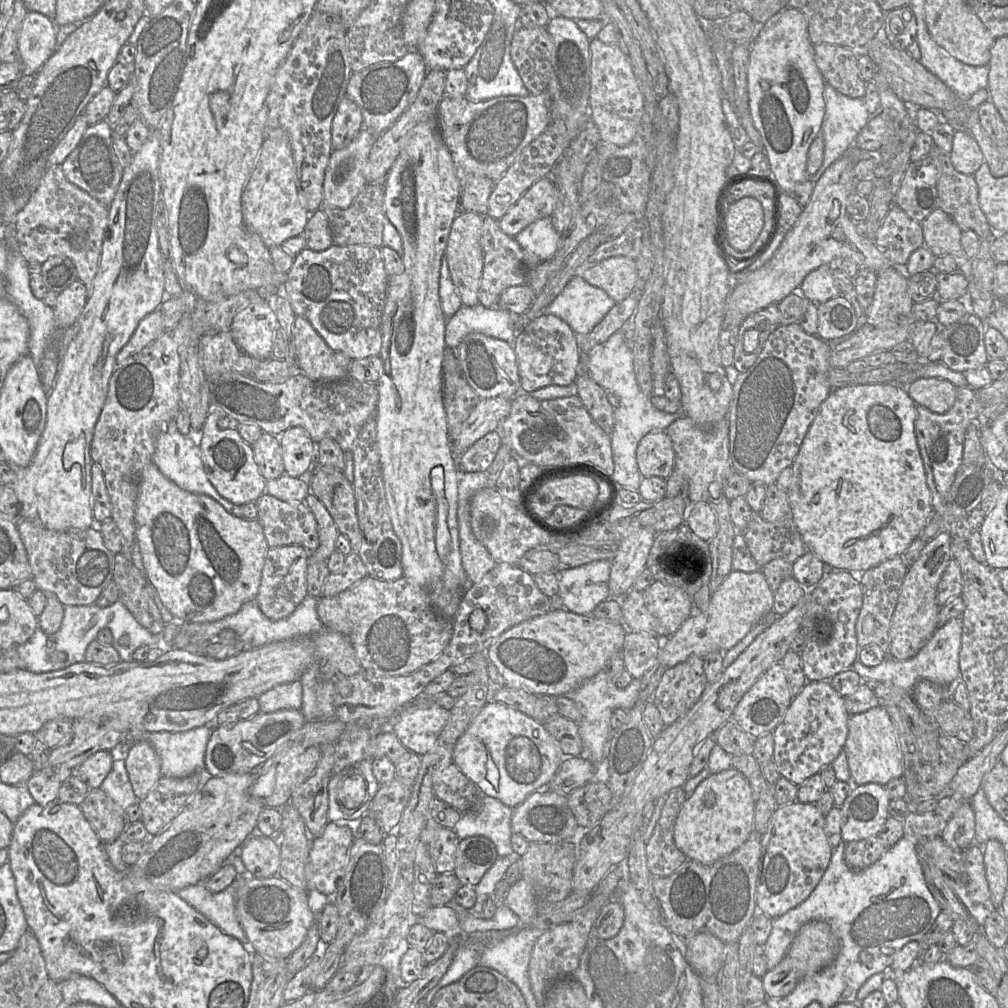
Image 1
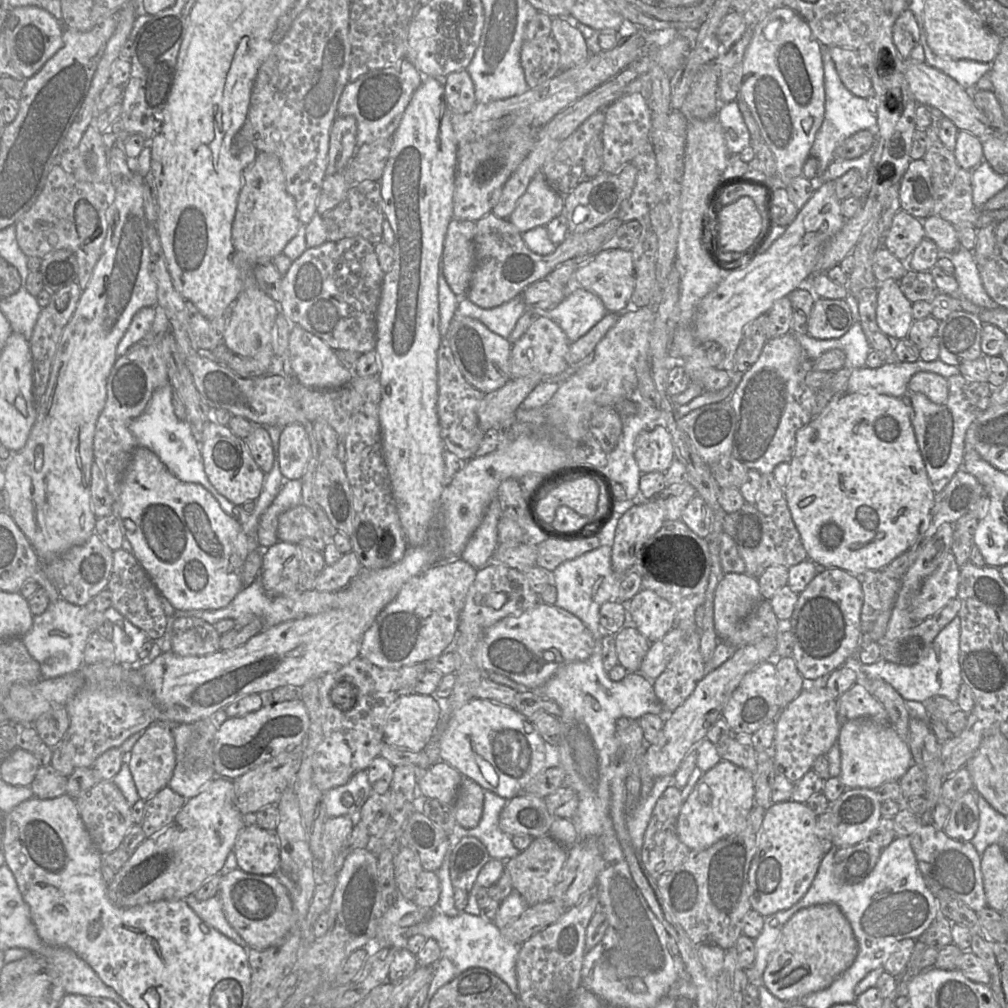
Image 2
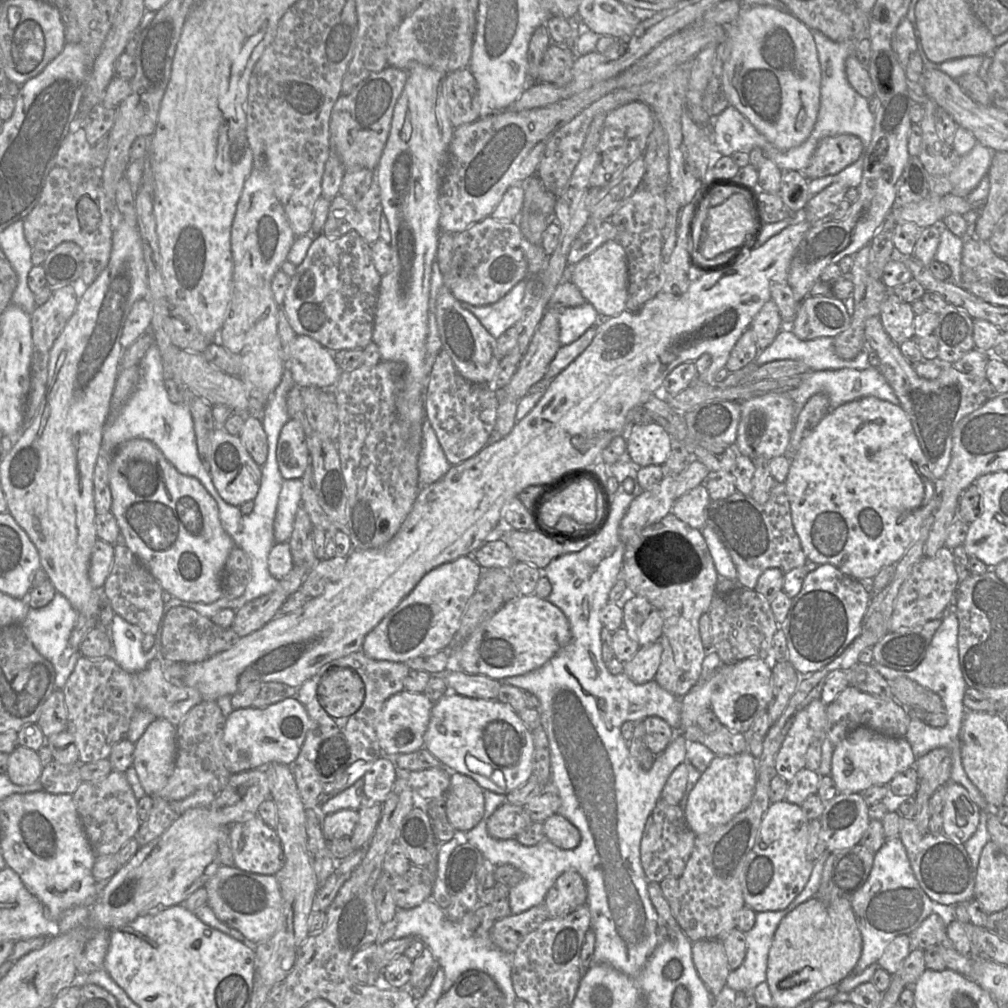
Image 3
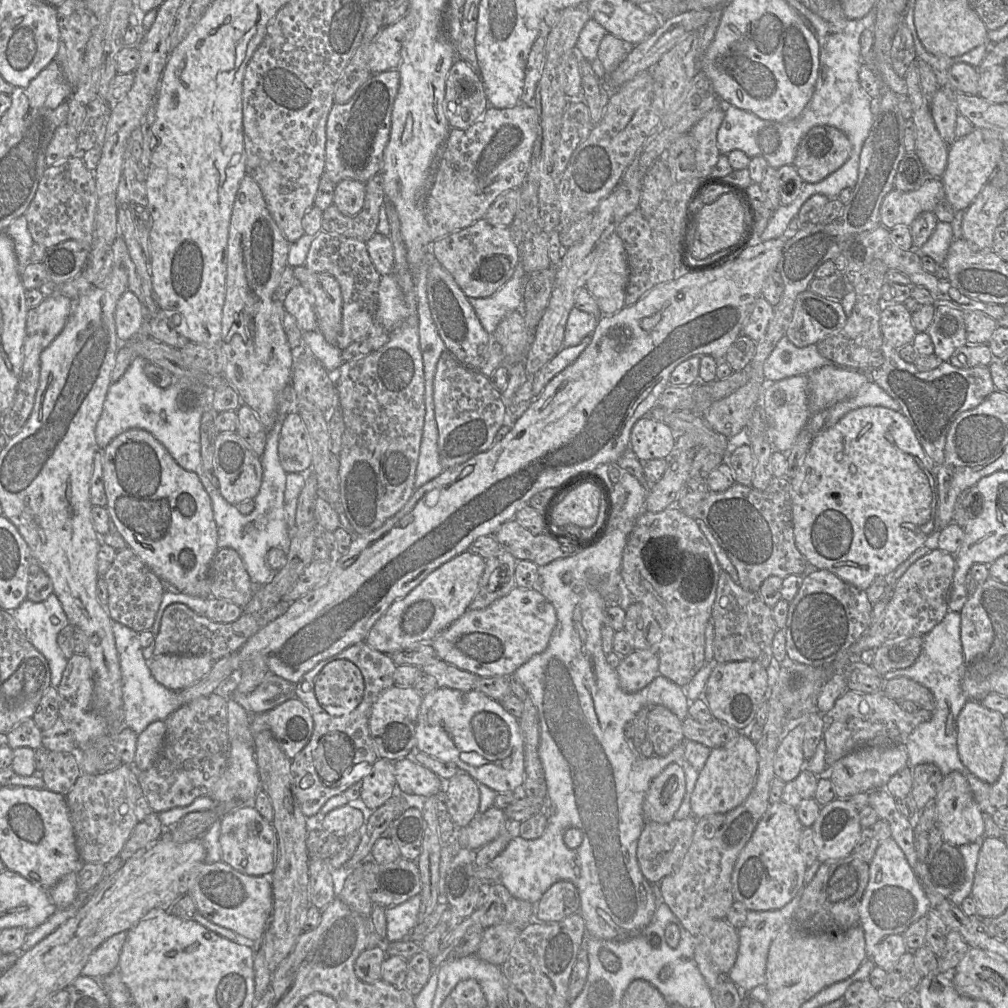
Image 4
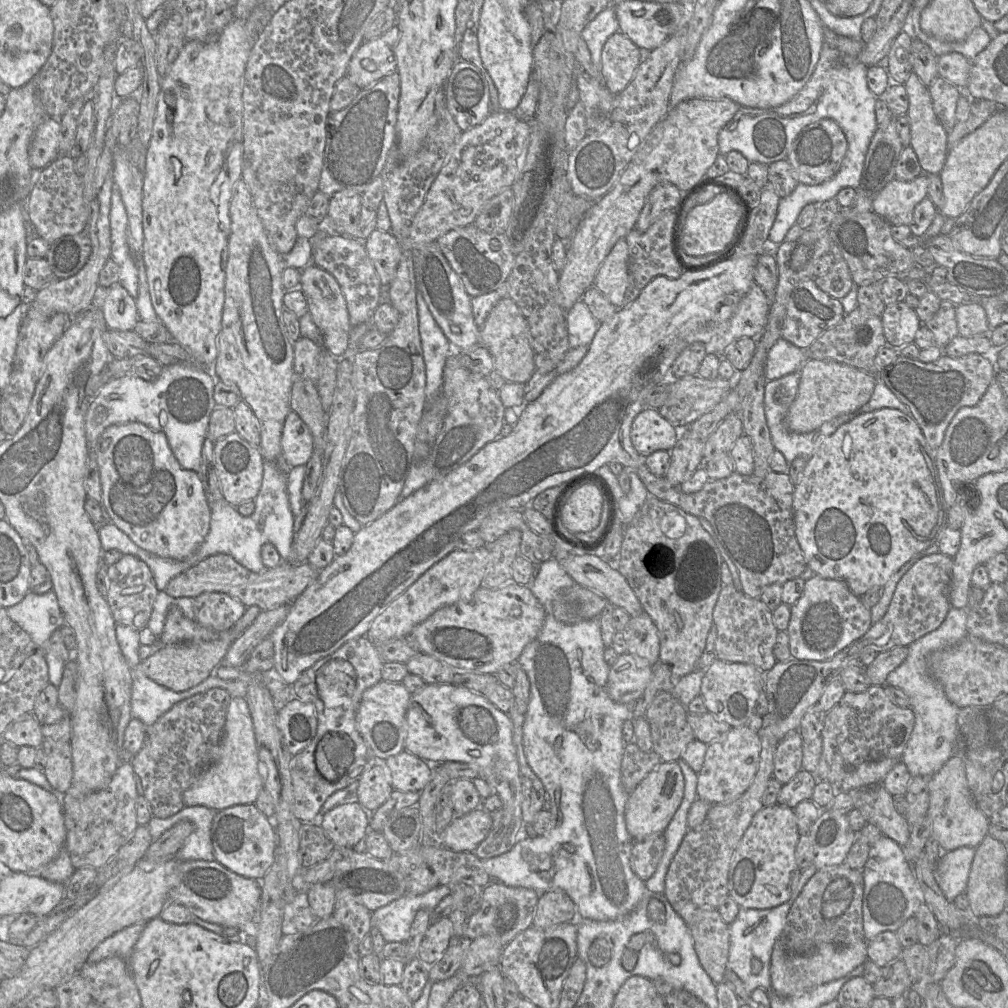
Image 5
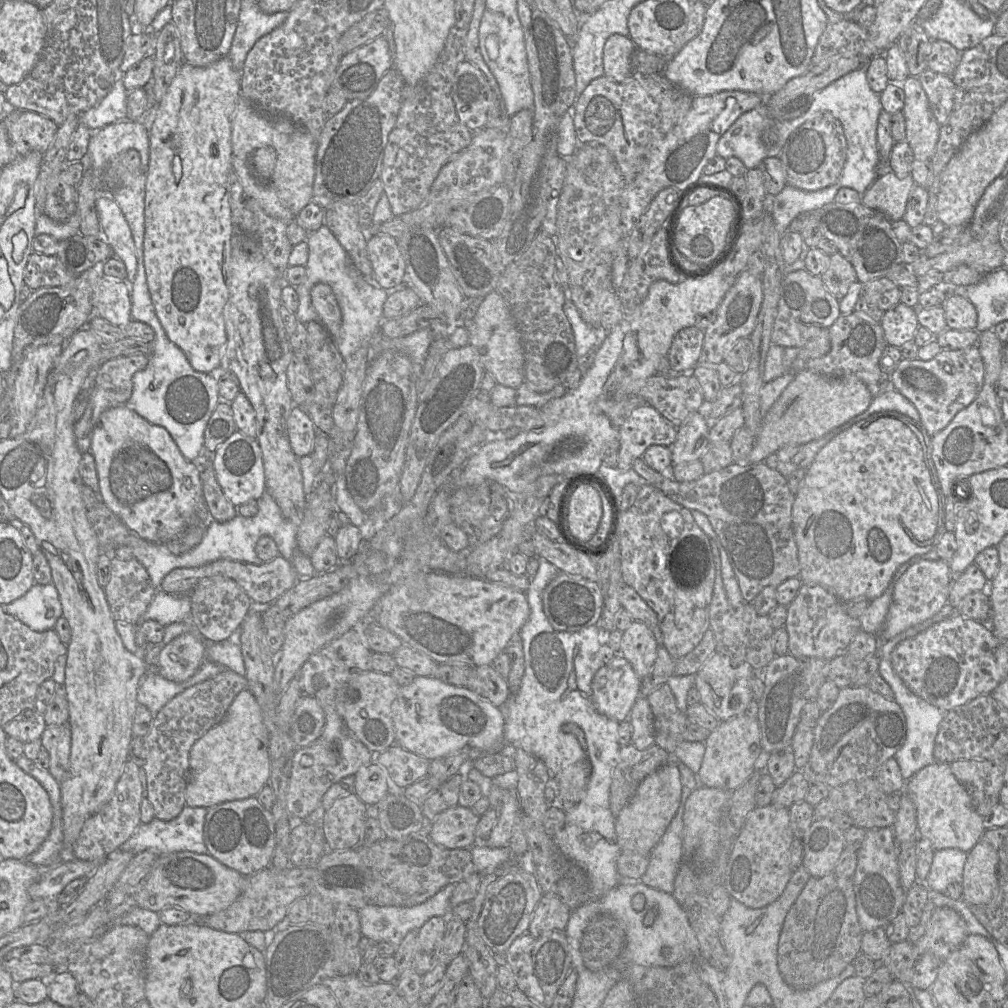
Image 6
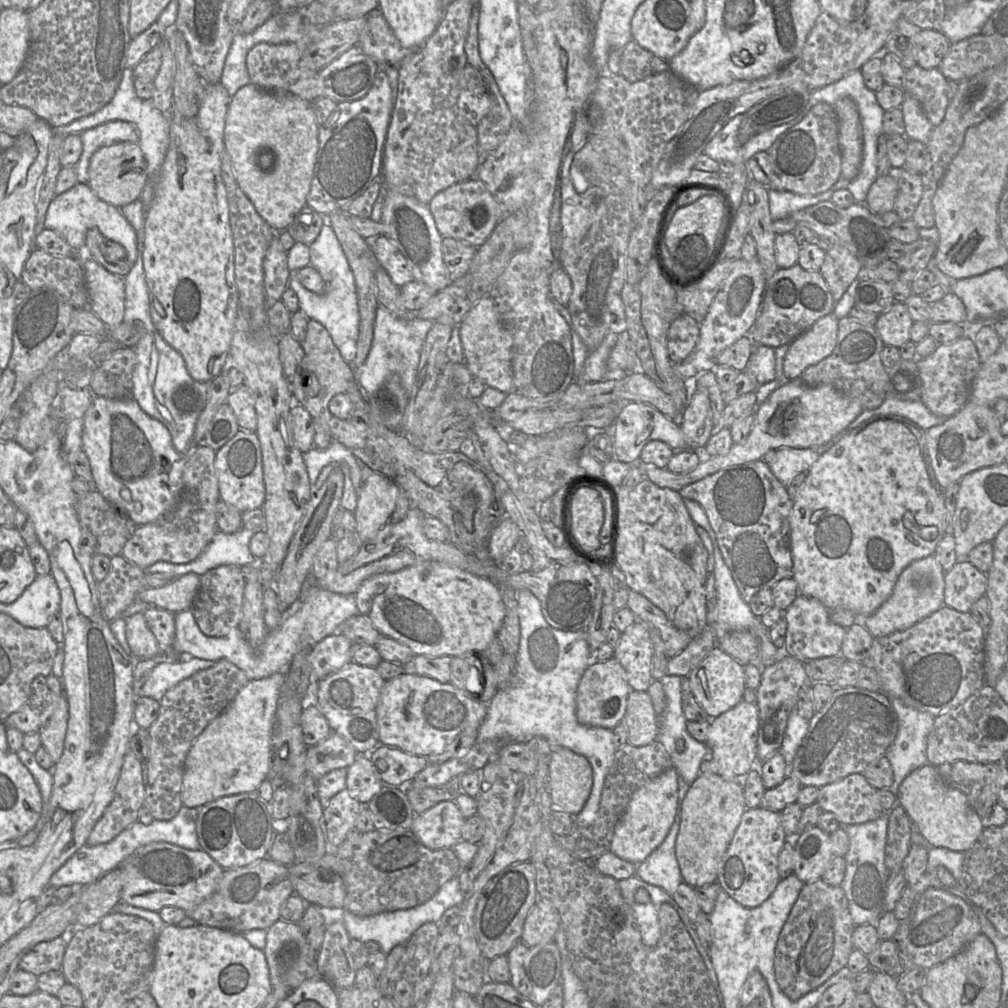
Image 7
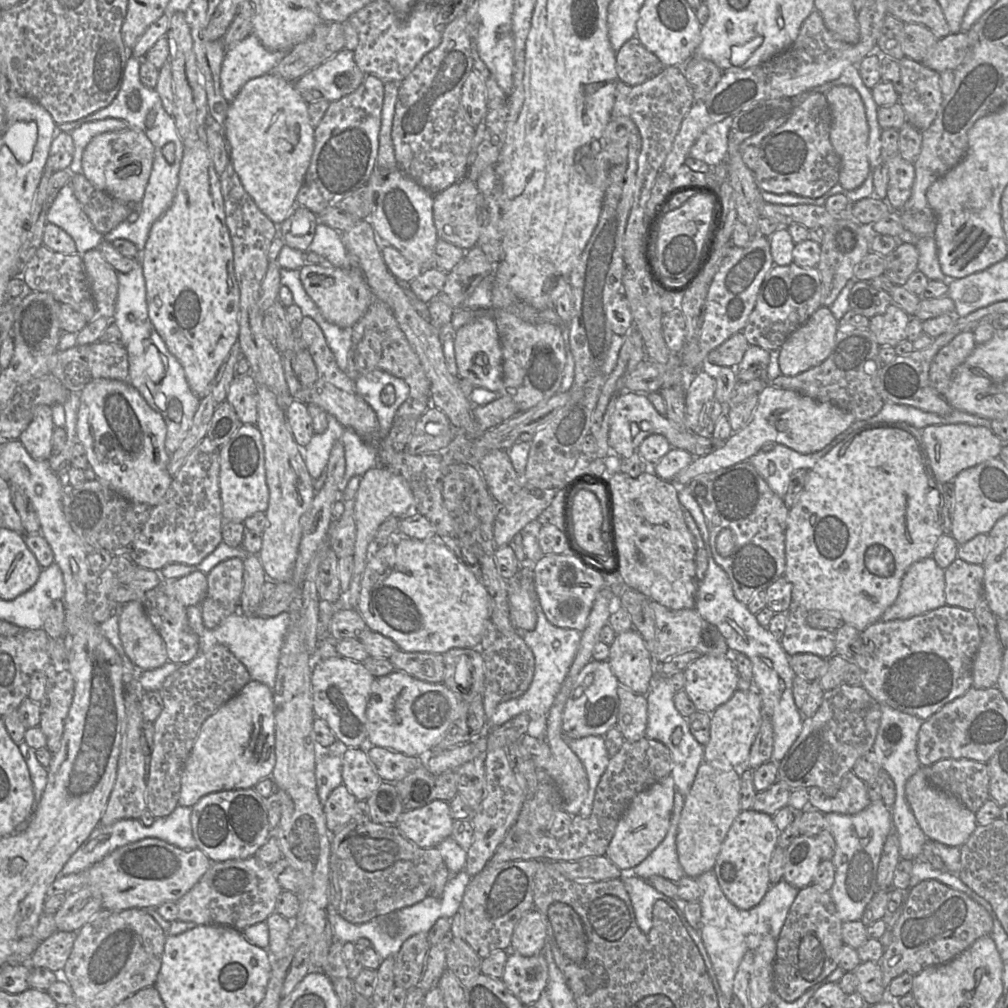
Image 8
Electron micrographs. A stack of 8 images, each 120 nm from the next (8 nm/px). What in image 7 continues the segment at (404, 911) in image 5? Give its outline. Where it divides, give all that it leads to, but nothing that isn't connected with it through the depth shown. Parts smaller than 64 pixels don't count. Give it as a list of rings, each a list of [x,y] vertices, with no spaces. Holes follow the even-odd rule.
[[[458,876],[443,884],[438,891],[421,905],[408,909],[387,911],[371,916],[358,916],[344,909],[342,922],[351,939],[357,939],[362,943],[373,941],[380,945],[381,952],[388,954],[395,946],[405,945],[412,934],[423,924],[436,923],[446,910],[453,906],[460,906],[465,893],[459,886]]]

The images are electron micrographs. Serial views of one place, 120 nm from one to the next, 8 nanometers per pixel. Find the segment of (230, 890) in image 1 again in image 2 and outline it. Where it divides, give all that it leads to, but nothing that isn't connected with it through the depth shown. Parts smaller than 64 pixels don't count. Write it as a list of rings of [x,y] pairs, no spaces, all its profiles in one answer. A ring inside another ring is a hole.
[[[194,894],[187,896],[186,904],[207,924],[242,946],[247,954],[250,946],[227,921],[219,894],[207,900],[198,900]]]

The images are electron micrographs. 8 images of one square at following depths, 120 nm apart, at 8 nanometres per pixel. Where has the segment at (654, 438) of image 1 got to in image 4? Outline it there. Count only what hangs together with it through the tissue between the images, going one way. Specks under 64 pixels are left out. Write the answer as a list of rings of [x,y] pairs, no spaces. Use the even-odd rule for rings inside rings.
[[[645,416],[631,430],[630,449],[642,462],[667,459],[674,451],[675,440],[676,434],[666,423]]]

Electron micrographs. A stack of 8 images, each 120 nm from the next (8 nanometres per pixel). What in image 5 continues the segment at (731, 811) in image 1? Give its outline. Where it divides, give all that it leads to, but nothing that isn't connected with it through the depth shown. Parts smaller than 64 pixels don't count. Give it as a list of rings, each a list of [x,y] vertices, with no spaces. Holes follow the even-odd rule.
[[[747,725],[732,727],[717,740],[707,744],[704,763],[697,773],[697,797],[709,804],[728,804],[751,785],[758,769],[761,742],[758,733]]]

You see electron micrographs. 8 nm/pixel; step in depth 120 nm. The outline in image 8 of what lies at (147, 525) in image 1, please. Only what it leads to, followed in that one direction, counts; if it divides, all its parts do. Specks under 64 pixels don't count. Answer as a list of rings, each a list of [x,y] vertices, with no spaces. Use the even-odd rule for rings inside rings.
[[[91,379],[79,394],[77,440],[86,452],[89,466],[96,479],[133,503],[156,506],[165,496],[173,479],[167,470],[170,454],[165,449],[167,428],[162,416],[147,404],[139,391],[129,382]]]

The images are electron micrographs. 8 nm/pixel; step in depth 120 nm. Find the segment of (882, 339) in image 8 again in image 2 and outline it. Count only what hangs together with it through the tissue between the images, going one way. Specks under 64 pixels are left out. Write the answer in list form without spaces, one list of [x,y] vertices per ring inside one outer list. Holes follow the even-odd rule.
[[[888,279],[877,287],[876,320],[881,331],[892,340],[907,338],[914,319],[912,316],[912,303],[904,296],[896,280]]]

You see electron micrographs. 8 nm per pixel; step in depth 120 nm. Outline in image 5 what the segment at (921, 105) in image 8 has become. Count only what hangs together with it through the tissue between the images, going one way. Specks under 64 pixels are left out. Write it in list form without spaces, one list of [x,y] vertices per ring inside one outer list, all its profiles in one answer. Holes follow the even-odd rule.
[[[939,76],[928,86],[928,91],[935,116],[944,130],[949,133],[957,122],[955,113],[958,99],[965,92]]]

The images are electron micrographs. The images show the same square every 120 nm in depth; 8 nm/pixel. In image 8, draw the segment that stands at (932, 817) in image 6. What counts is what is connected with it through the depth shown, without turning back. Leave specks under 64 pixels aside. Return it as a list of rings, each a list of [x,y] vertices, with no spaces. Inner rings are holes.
[[[922,769],[912,775],[905,785],[907,802],[926,837],[951,847],[961,847],[976,829],[975,813],[952,794],[932,786]]]

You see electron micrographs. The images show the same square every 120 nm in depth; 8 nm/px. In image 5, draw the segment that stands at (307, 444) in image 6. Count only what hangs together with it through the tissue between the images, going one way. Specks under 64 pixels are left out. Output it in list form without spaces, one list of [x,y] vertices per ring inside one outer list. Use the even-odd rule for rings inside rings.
[[[294,411],[285,419],[281,436],[282,460],[288,467],[305,466],[314,452],[308,426]]]

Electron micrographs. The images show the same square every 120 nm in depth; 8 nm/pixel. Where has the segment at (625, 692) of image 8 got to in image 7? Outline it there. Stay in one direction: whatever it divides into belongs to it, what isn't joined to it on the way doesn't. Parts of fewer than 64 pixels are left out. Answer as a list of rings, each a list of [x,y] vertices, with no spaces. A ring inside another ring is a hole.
[[[630,691],[623,723],[628,731],[629,744],[641,747],[657,740],[659,717],[646,691]]]

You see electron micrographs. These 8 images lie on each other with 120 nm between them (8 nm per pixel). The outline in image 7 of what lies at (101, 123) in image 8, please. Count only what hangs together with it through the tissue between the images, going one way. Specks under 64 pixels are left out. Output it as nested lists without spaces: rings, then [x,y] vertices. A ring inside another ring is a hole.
[[[113,120],[80,134],[83,151],[75,165],[77,181],[88,184],[88,168],[92,155],[101,147],[110,146],[119,142],[138,143],[139,133],[134,125],[121,120]]]

